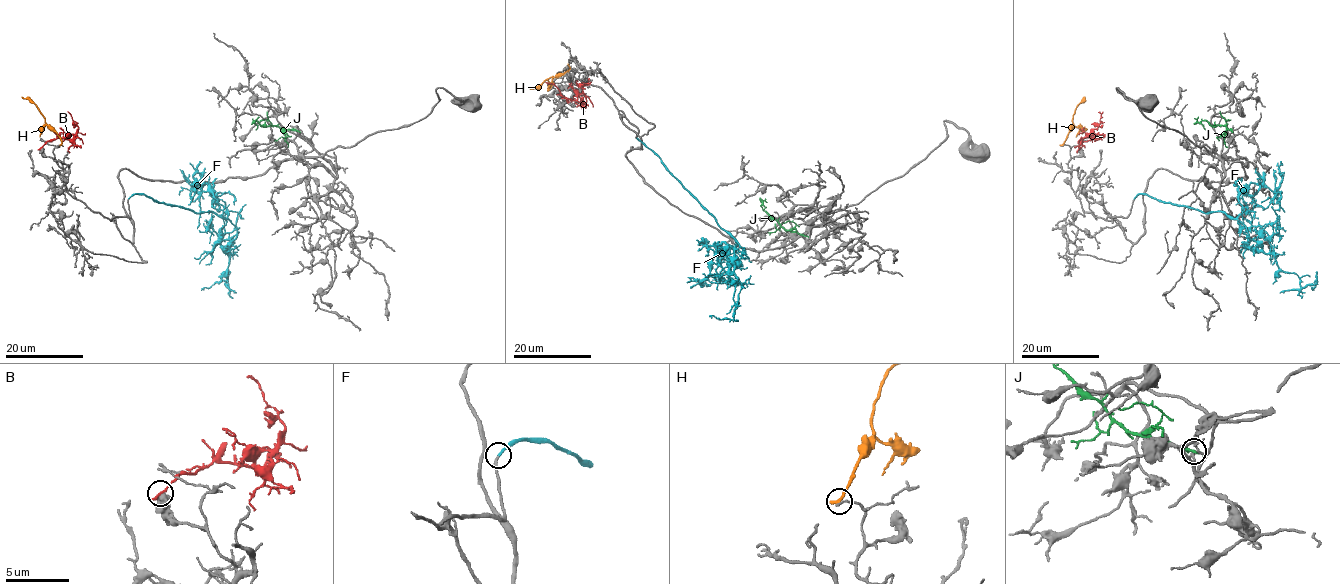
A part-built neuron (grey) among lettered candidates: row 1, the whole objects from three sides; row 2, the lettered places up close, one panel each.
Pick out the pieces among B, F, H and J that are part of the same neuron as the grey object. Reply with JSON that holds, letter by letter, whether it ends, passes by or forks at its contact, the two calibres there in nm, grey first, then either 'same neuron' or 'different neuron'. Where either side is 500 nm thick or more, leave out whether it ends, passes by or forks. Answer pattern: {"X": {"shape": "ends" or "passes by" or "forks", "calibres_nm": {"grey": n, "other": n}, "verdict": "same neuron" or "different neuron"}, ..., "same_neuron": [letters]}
{"B": {"calibres_nm": {"grey": 550, "other": 240}, "verdict": "different neuron"}, "F": {"shape": "ends", "calibres_nm": {"grey": 240, "other": 240}, "verdict": "same neuron"}, "H": {"shape": "ends", "calibres_nm": {"grey": 180, "other": 320}, "verdict": "different neuron"}, "J": {"shape": "ends", "calibres_nm": {"grey": 160, "other": 300}, "verdict": "different neuron"}, "same_neuron": ["F"]}

